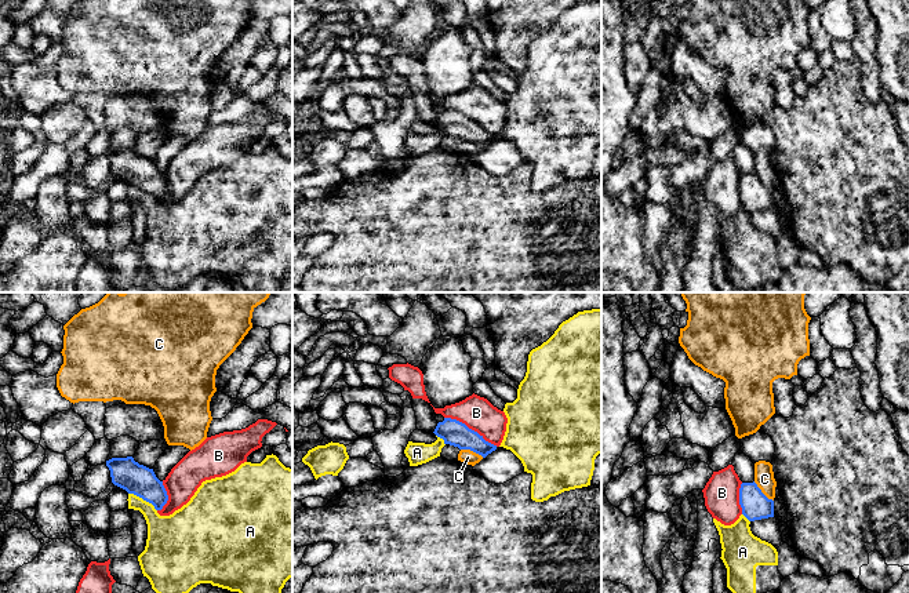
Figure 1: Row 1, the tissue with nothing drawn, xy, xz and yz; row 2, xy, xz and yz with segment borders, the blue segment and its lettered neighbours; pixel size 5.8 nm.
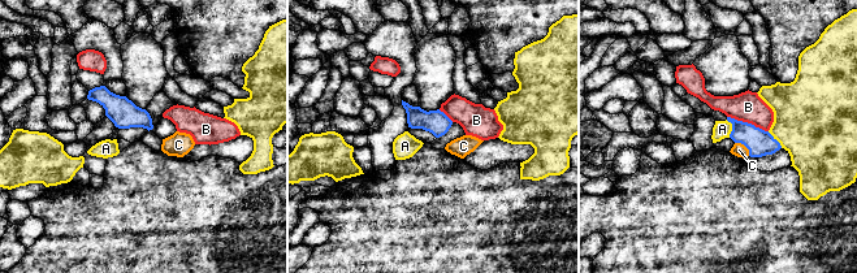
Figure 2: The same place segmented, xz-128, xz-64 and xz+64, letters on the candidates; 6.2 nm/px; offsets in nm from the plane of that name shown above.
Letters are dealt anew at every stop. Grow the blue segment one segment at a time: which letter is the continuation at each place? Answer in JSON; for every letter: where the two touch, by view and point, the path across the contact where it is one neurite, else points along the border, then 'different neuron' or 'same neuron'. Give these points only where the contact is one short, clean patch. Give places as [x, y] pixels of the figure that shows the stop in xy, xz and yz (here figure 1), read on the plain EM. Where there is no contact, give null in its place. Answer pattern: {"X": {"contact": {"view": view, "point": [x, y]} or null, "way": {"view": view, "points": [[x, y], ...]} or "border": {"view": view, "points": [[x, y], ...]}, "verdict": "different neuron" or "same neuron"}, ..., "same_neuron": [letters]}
{"A": {"contact": {"view": "xy", "point": [144, 191]}, "verdict": "different neuron"}, "B": {"contact": {"view": "xz", "point": [471, 120]}, "border": {"view": "xz", "points": [[444, 108], [464, 113], [497, 137]]}, "verdict": "different neuron"}, "C": {"contact": {"view": "xz", "point": [472, 141]}, "border": {"view": "xz", "points": [[461, 139], [469, 139], [483, 148]]}, "verdict": "different neuron"}, "same_neuron": []}

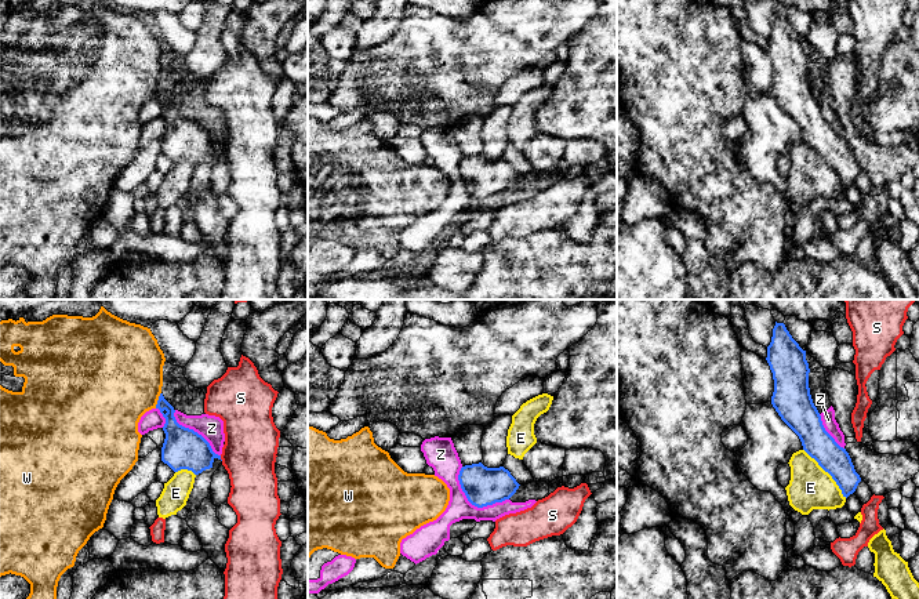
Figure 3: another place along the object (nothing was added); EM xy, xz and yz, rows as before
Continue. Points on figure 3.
{"E": {"contact": {"view": "yz", "point": [828, 163]}, "verdict": "different neuron"}, "S": {"contact": {"view": "xy", "point": [220, 149]}, "verdict": "different neuron"}, "W": {"contact": {"view": "xy", "point": [157, 91]}, "verdict": "different neuron"}, "Z": {"contact": {"view": "xz", "point": [472, 195]}, "verdict": "different neuron"}, "same_neuron": []}

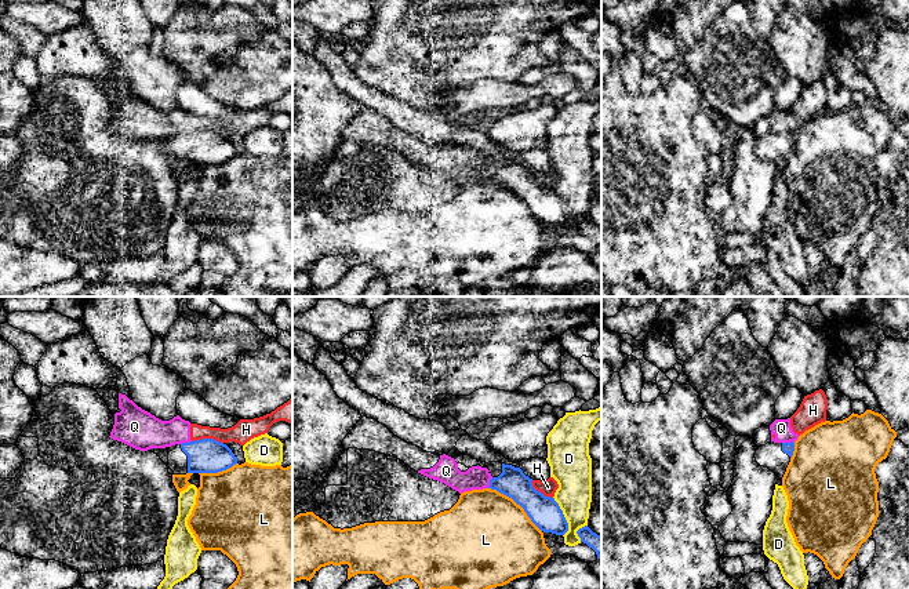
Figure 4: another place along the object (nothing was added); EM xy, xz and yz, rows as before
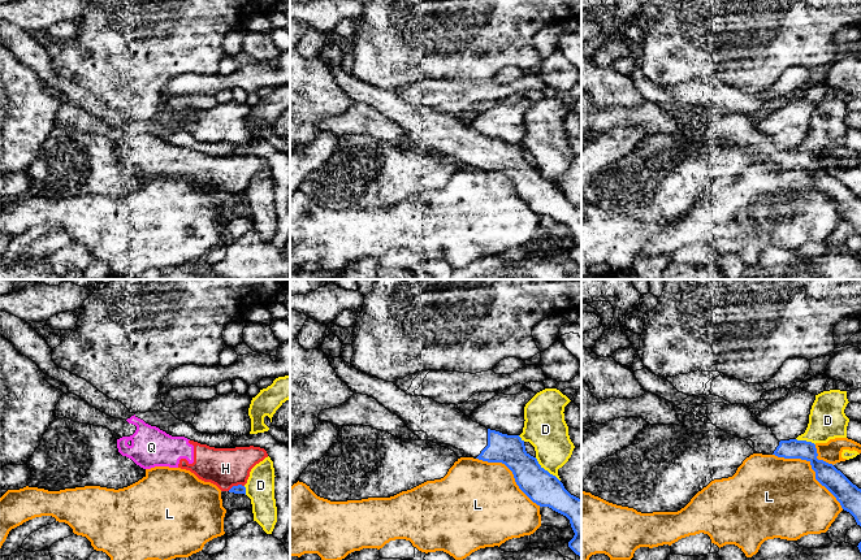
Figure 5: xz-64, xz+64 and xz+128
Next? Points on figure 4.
{"D": {"contact": {"view": "xz", "point": [563, 207]}, "verdict": "different neuron"}, "H": {"contact": {"view": "xy", "point": [207, 130]}, "border": {"view": "xy", "points": [[192, 131], [215, 130], [222, 134]]}, "verdict": "different neuron"}, "L": {"contact": {"view": "xz", "point": [517, 195]}, "verdict": "different neuron"}, "Q": {"contact": {"view": "yz", "point": [788, 134]}, "border": {"view": "yz", "points": [[793, 133], [782, 134]]}, "verdict": "different neuron"}, "same_neuron": []}

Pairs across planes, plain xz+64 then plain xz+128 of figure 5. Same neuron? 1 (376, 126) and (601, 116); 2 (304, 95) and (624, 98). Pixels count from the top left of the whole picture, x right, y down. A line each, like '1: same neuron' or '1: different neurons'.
1: same neuron
2: same neuron

